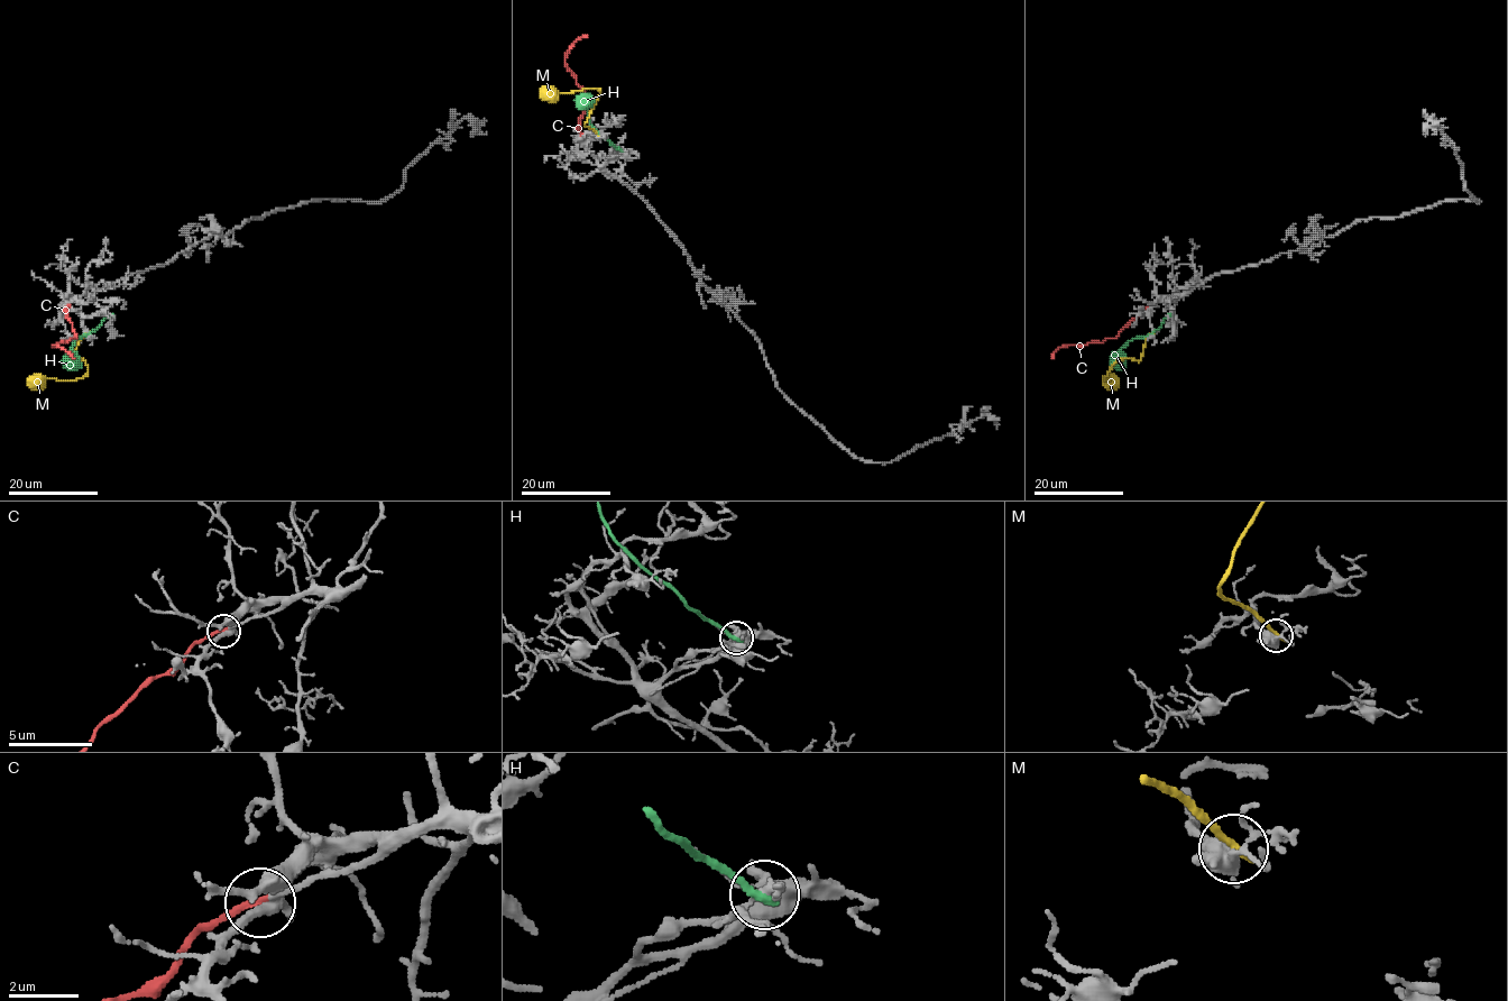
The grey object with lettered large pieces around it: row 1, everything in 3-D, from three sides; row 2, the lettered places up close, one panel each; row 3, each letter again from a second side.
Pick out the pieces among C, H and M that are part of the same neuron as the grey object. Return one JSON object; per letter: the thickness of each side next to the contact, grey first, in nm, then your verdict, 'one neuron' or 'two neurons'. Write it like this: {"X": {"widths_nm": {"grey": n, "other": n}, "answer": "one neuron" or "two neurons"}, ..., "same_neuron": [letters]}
{"C": {"widths_nm": {"grey": 300, "other": 220}, "answer": "one neuron"}, "H": {"widths_nm": {"grey": 160, "other": 300}, "answer": "two neurons"}, "M": {"widths_nm": {"grey": 480, "other": 260}, "answer": "two neurons"}, "same_neuron": ["C"]}

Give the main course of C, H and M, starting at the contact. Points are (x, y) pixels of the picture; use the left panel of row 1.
C: (70, 305), (65, 310), (66, 318), (75, 337), (53, 345), (60, 346), (74, 359)
H: (112, 315), (75, 339), (71, 368)
M: (88, 333), (73, 355), (75, 361), (82, 359), (88, 367), (86, 375), (72, 382), (33, 378), (27, 384)

